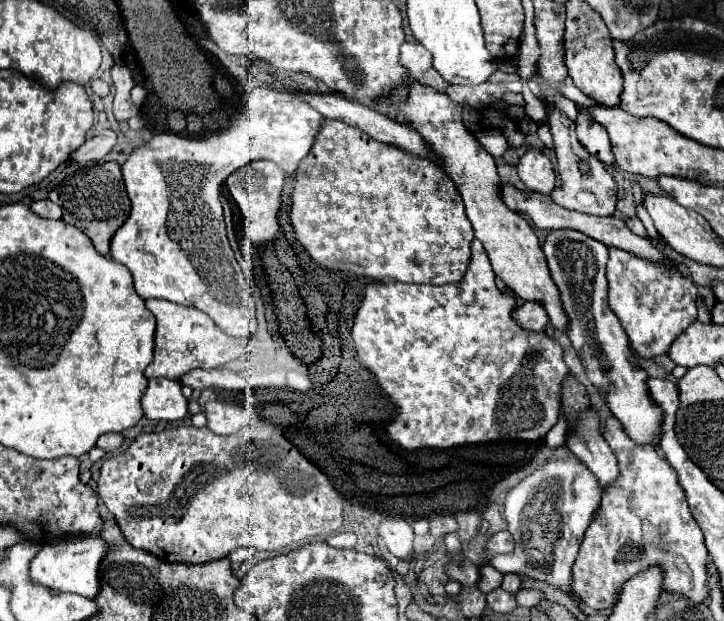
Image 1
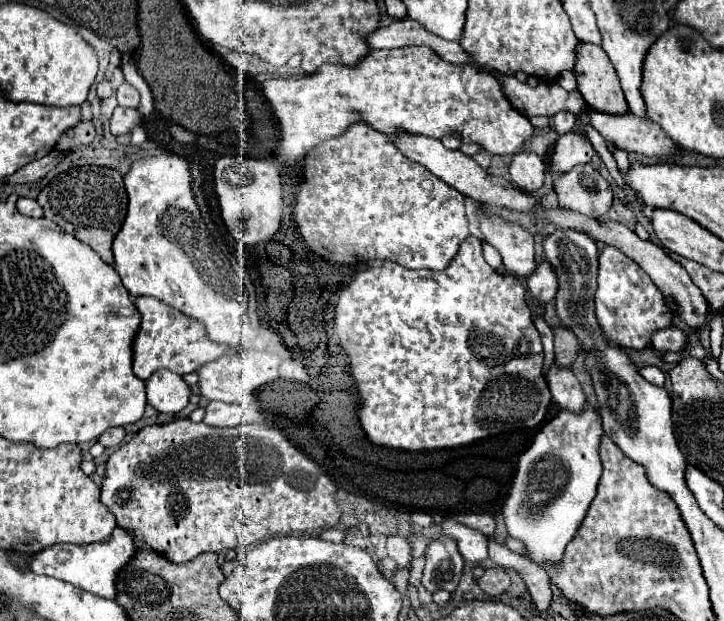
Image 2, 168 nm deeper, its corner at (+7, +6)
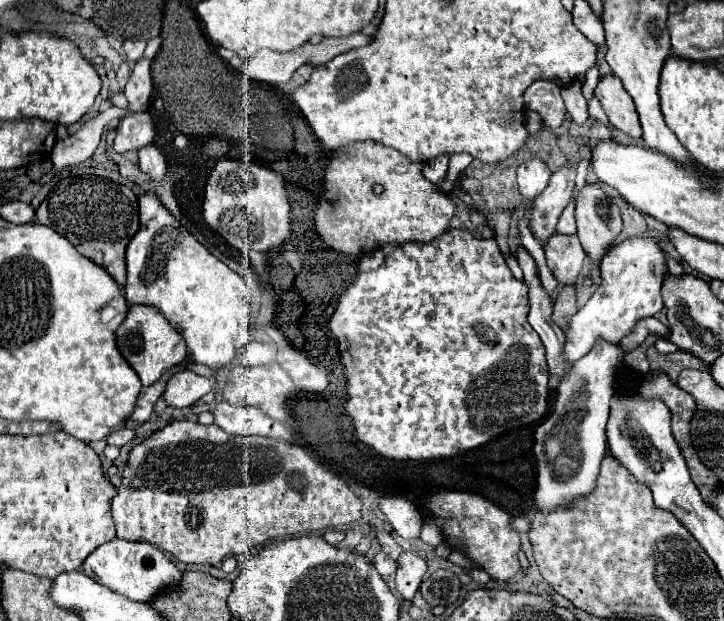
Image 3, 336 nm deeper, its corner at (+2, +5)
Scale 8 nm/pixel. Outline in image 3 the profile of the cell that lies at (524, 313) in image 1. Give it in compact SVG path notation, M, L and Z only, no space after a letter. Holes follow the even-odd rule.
M554 234L546 246L546 260L558 282L562 284L574 284L576 276L582 270L584 264L584 250L580 246L578 236L564 236L564 234Z

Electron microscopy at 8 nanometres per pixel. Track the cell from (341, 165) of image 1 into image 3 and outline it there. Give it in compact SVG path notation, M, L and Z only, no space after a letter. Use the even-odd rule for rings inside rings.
M368 140L352 148L340 148L332 152L330 164L326 168L326 192L316 206L314 220L318 234L332 250L360 256L376 248L382 248L384 244L402 244L402 242L428 244L438 234L450 228L454 210L456 204L446 194L438 192L436 186L422 176L422 164L406 160L406 156L402 156L394 148L374 144Z

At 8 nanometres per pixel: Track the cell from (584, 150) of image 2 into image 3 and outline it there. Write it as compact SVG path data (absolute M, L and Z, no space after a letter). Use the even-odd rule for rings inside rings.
M566 164L552 174L548 188L532 202L530 208L530 230L536 240L546 242L554 232L562 210L572 200L574 192L574 168Z

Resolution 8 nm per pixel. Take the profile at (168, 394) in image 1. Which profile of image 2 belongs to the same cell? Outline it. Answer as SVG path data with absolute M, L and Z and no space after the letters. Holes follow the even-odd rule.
M155 371L147 381L147 403L159 413L179 413L187 403L191 389L189 385L171 371Z

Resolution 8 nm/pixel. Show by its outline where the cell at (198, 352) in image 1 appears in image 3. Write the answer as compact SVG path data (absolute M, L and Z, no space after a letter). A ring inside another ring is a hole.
M130 306L124 322L116 330L116 346L122 354L122 358L132 366L132 370L140 376L142 386L152 386L160 380L160 376L174 368L176 364L184 362L186 356L186 344L170 324L166 324L166 318L162 318L162 312L158 308L150 306Z

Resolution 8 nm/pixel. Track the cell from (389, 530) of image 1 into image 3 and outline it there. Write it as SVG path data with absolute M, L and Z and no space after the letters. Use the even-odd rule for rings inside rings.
M404 552L398 558L398 570L396 570L396 578L394 578L396 592L404 600L410 602L420 588L424 572L426 572L426 562L416 552Z

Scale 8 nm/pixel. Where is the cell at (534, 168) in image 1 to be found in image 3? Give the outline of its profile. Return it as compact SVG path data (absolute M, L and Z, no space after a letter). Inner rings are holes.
M528 160L518 168L518 188L526 200L534 200L550 180L550 170L542 160Z

